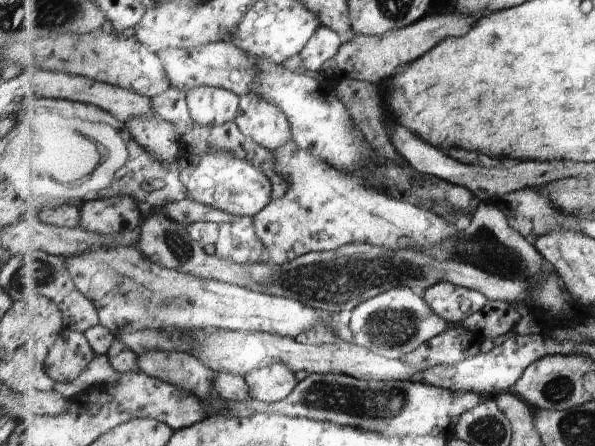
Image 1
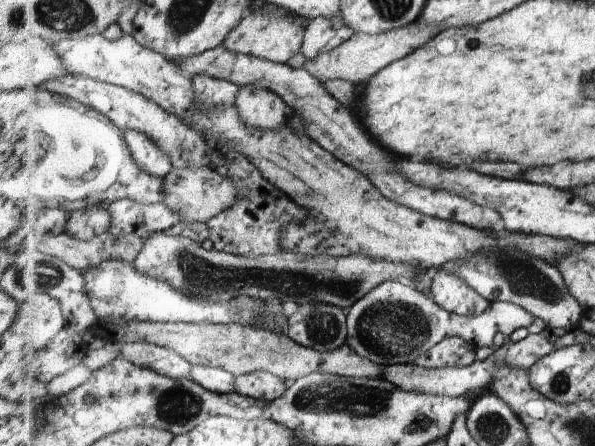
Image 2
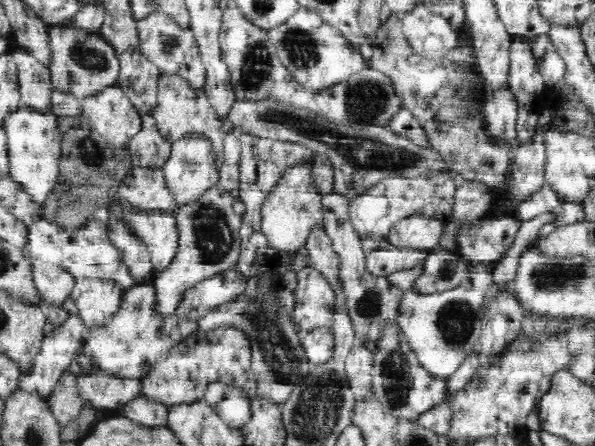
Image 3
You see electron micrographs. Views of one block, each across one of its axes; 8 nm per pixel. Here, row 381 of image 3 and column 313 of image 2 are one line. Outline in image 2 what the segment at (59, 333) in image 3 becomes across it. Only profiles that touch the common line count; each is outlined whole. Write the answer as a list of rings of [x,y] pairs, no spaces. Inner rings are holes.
[[[342,15],[334,18],[317,16],[306,27],[302,54],[308,60],[313,60],[323,52],[331,52],[353,36],[353,28],[344,22]]]

